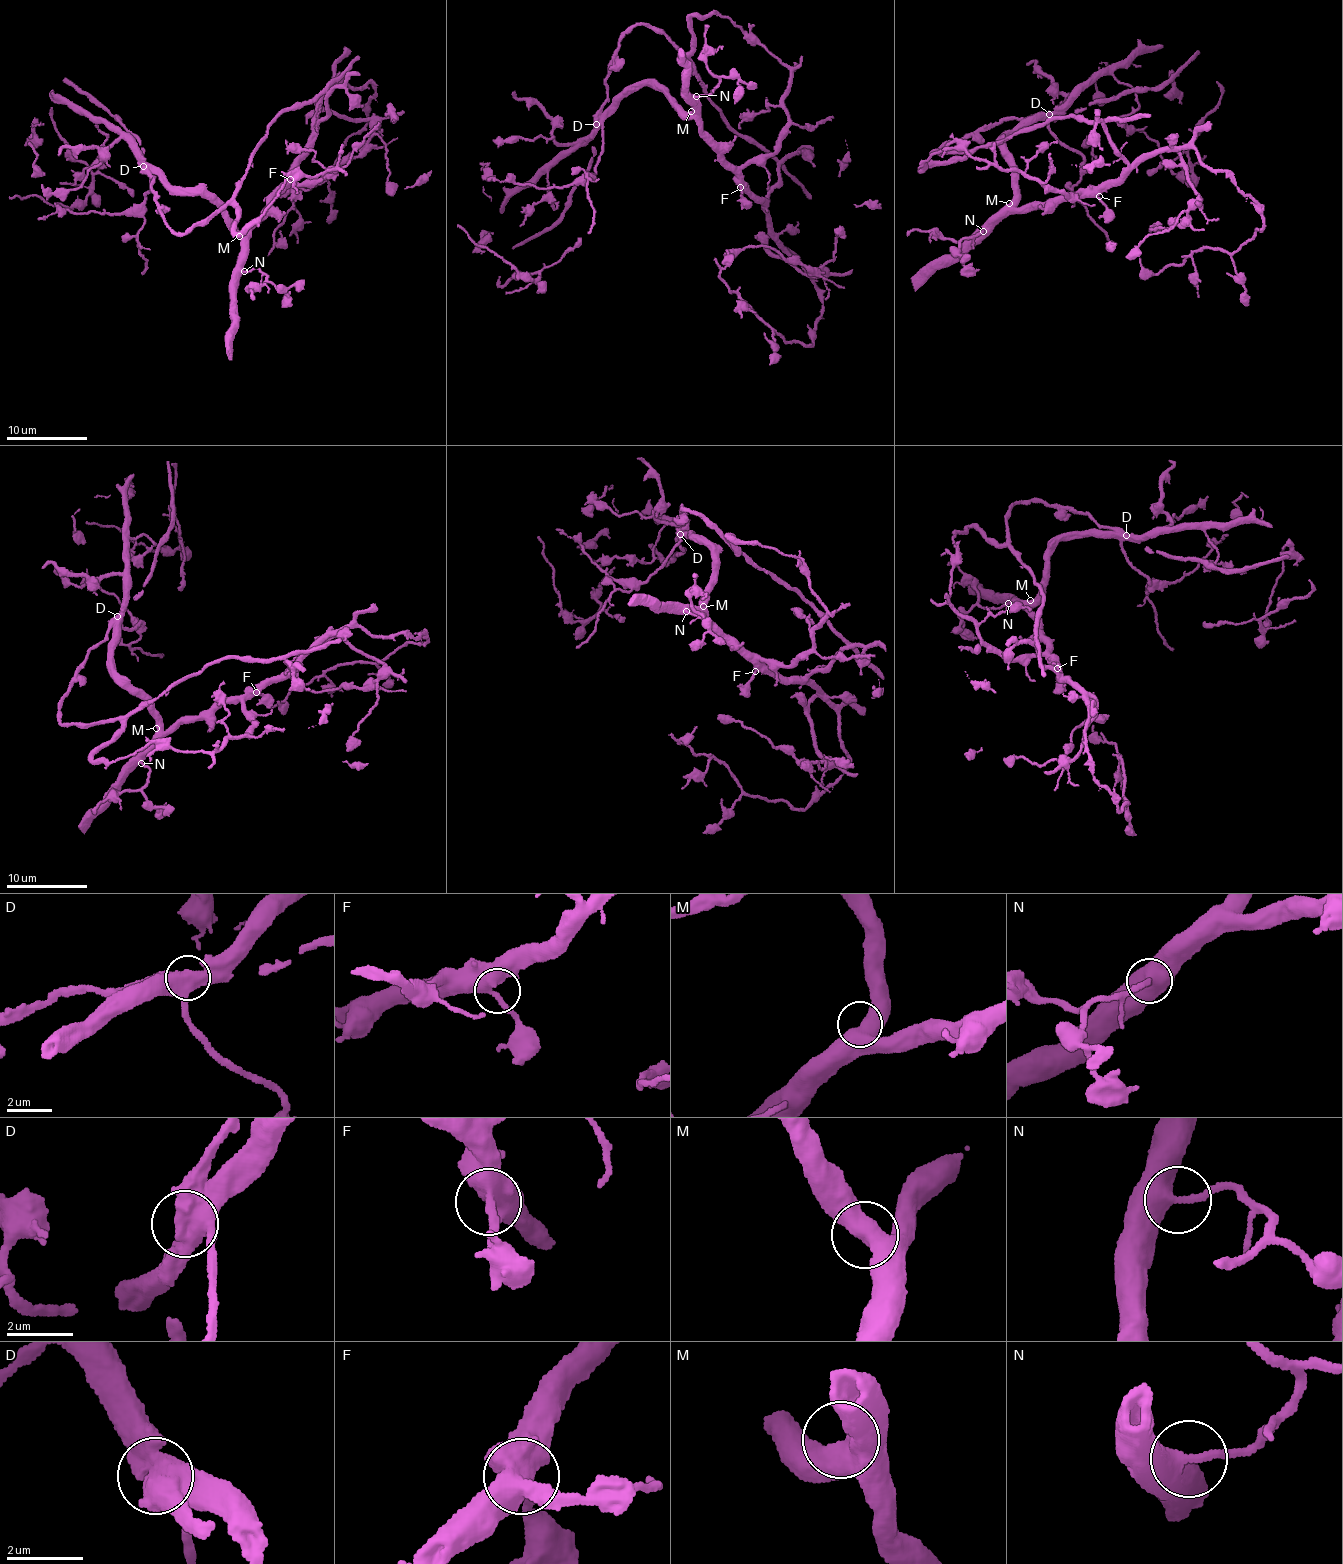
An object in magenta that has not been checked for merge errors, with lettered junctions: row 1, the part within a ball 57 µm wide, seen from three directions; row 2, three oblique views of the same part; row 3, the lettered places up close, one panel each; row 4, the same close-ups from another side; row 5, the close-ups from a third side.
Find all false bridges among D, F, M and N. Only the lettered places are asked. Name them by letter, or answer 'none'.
D

